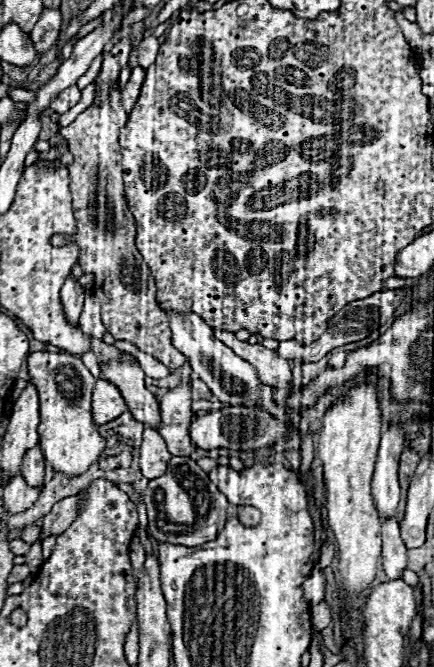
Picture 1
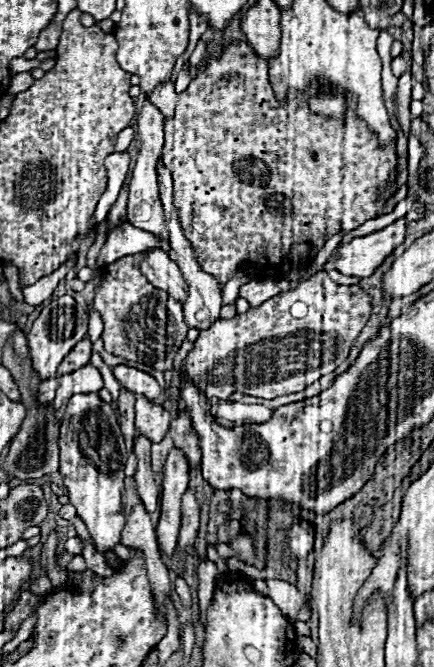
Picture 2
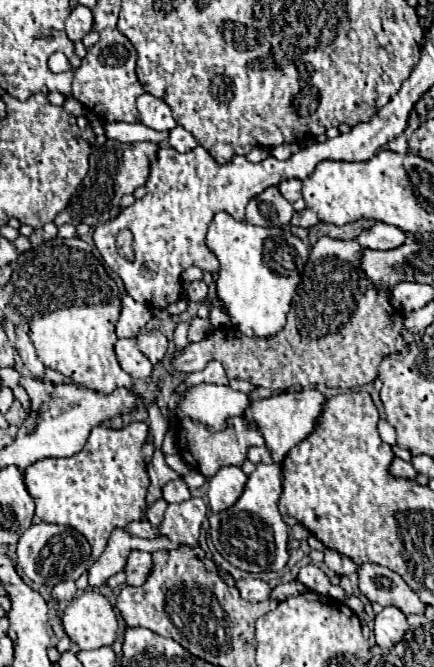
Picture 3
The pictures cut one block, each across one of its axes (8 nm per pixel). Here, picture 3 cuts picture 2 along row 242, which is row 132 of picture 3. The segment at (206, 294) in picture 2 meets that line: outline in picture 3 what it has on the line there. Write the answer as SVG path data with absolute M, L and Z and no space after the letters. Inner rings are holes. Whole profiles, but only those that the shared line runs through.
M176 126L174 130L170 130L170 138L168 138L168 142L170 142L170 146L176 148L178 152L190 152L192 148L198 146L196 138L194 138L188 130L184 130L182 126Z

